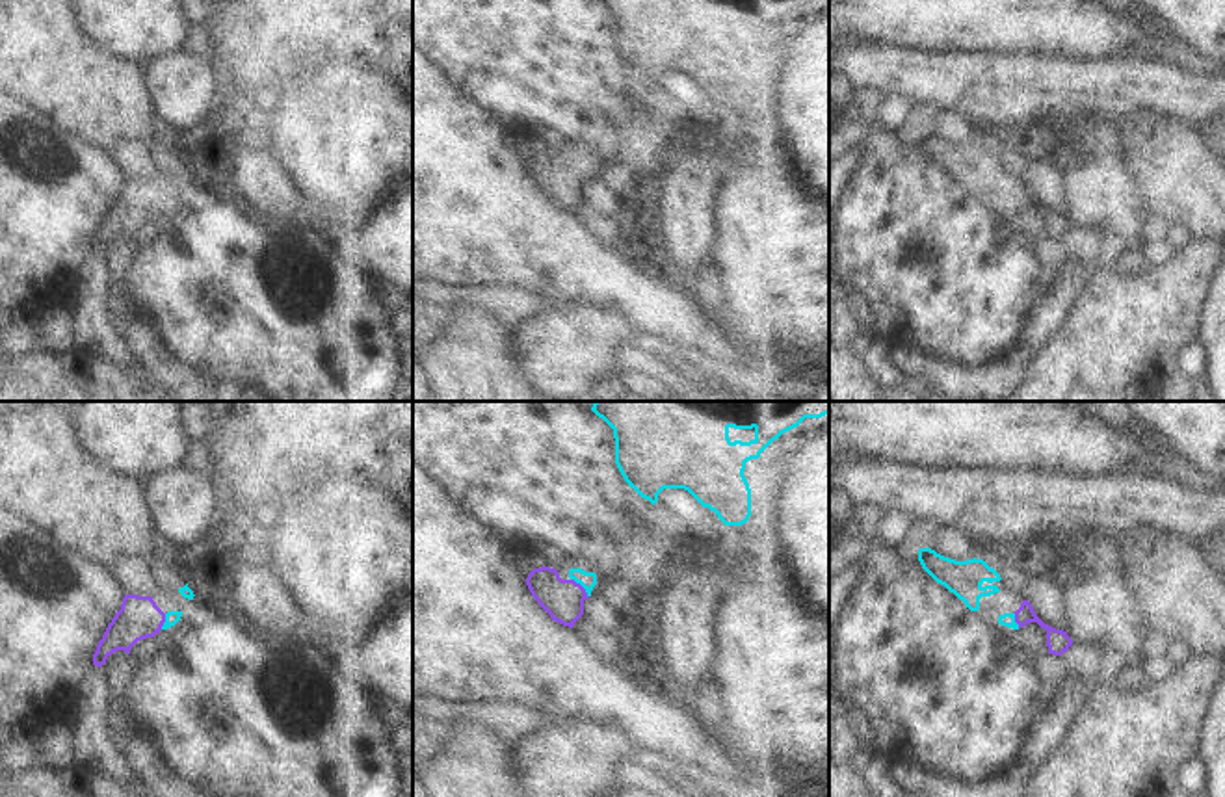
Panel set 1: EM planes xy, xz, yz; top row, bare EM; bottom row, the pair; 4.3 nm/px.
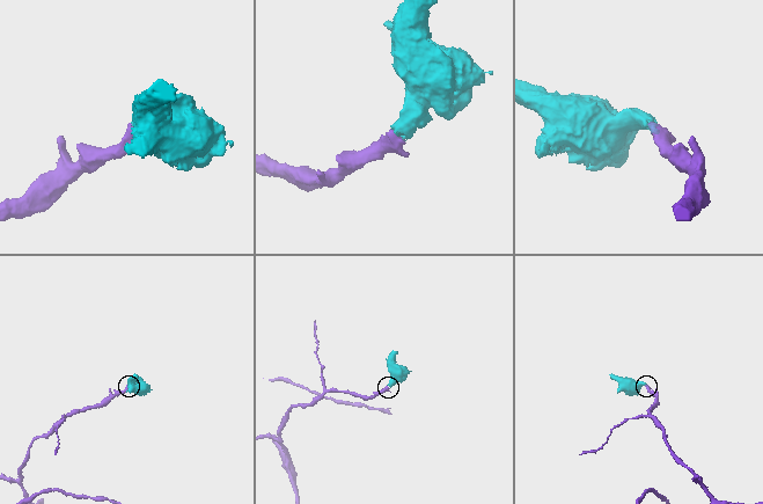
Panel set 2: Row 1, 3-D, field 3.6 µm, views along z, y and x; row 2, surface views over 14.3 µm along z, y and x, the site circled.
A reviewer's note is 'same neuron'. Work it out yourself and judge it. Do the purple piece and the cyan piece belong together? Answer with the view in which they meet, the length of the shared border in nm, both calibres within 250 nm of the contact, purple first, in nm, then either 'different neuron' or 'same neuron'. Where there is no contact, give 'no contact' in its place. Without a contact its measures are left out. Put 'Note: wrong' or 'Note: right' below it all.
contact in xz; length 120 nm; calibres 180 and 80 nm; same neuron
Note: right

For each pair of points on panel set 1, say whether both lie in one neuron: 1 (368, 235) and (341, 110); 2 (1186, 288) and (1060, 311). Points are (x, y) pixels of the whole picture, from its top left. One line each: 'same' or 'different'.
1: different
2: different

